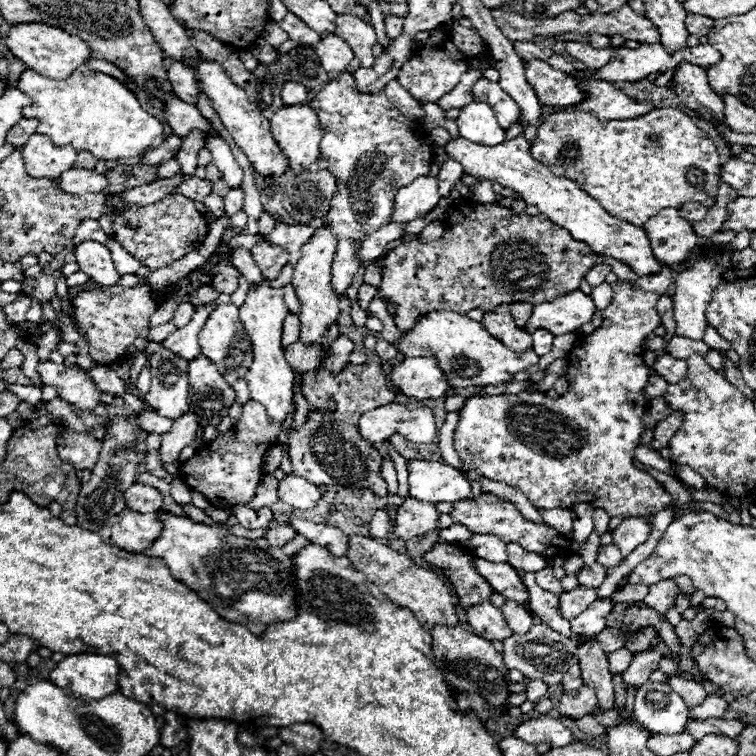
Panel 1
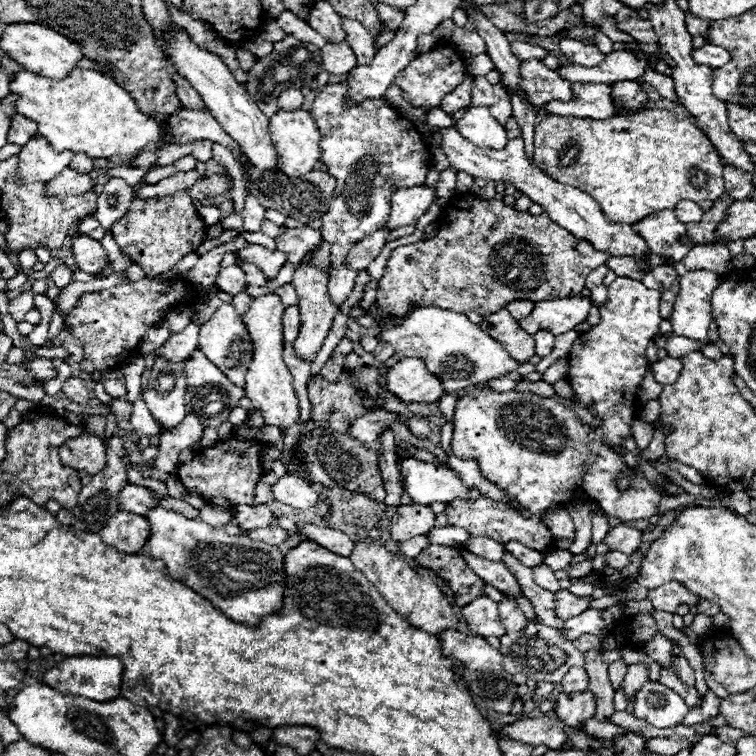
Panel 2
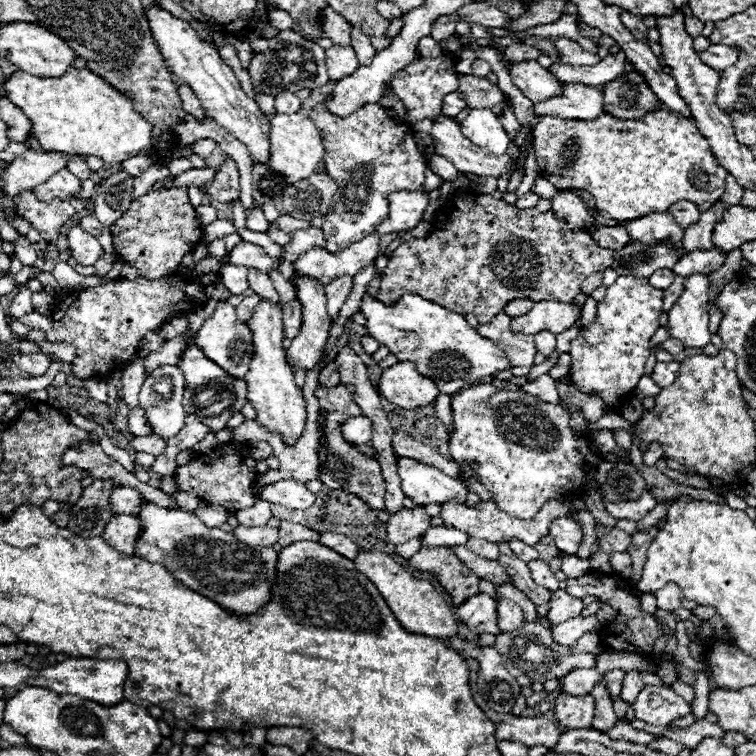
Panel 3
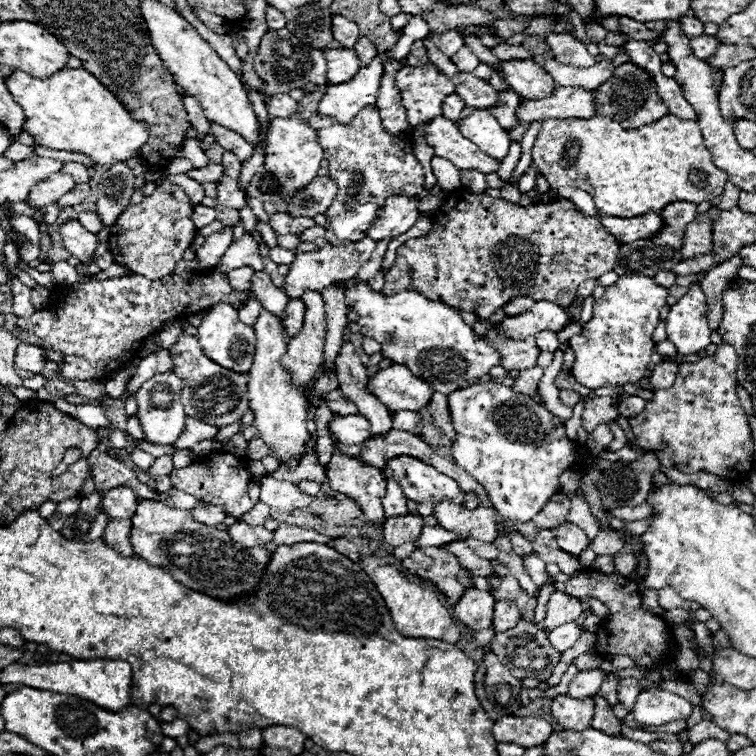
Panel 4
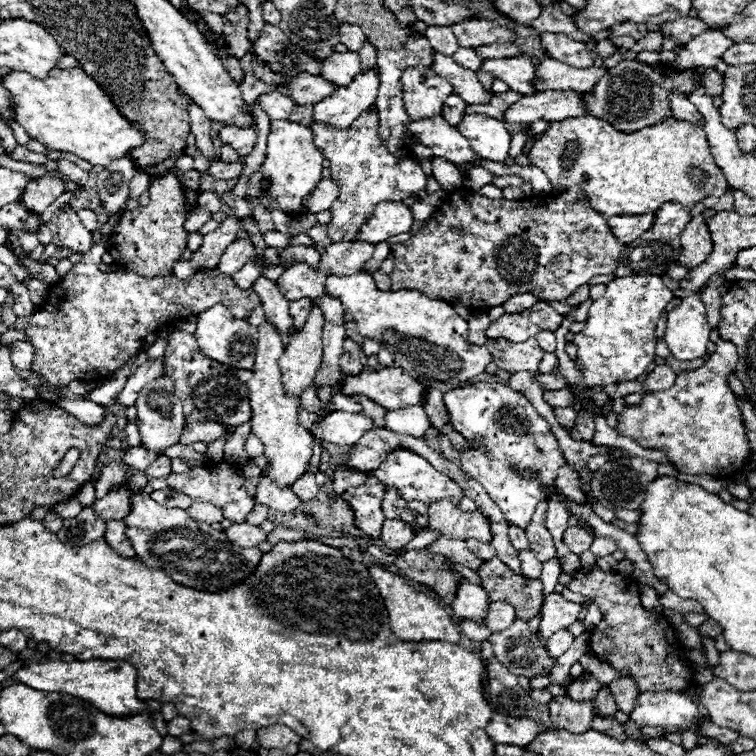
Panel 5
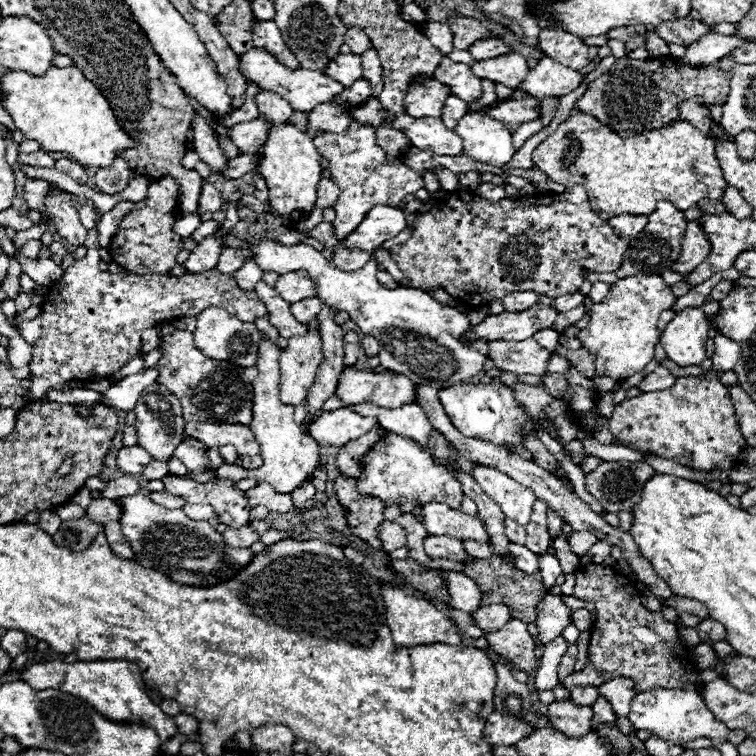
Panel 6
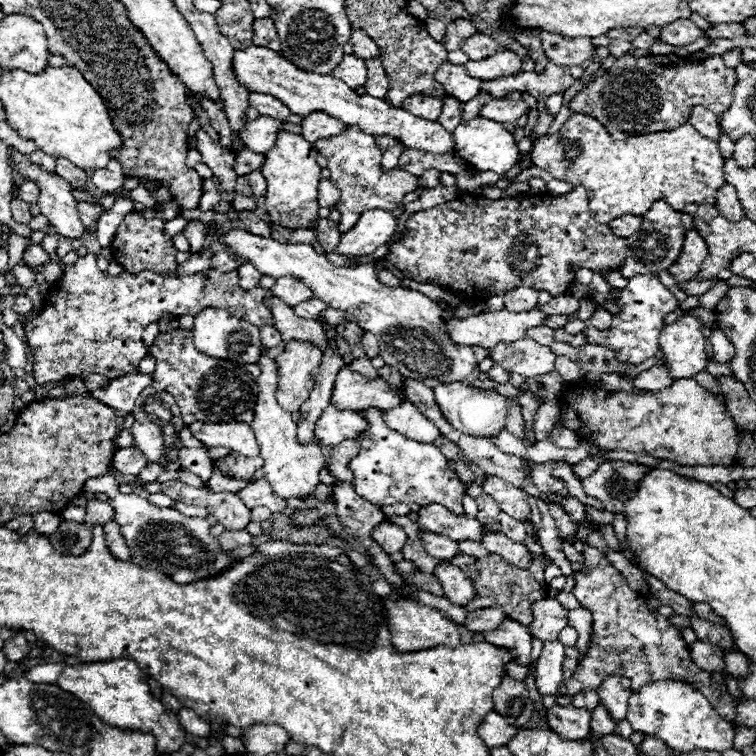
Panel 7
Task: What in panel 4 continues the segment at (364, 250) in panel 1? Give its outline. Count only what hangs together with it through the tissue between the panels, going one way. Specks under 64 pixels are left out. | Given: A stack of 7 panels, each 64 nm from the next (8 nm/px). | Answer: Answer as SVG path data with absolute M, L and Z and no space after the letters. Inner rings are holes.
M362 238L358 244L340 244L340 246L322 246L318 252L300 252L296 260L290 264L290 272L284 276L284 294L290 300L302 298L306 290L318 290L322 292L336 280L348 280L358 274L358 268L366 264L374 252L374 240Z

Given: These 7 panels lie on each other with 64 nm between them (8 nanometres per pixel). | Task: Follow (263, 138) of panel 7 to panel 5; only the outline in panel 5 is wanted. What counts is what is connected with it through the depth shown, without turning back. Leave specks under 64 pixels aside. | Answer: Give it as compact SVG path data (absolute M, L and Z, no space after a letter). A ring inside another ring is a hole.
M252 124L250 128L238 128L238 126L226 126L218 132L220 140L224 144L230 144L240 156L248 156L256 144L256 136L258 136L258 128L256 124Z

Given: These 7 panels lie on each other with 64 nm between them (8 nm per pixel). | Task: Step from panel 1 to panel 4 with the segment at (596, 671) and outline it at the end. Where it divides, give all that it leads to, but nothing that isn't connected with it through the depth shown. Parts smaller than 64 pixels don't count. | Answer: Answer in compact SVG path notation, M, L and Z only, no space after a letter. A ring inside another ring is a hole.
M596 694L594 702L596 702L596 712L594 712L594 718L592 718L592 728L606 732L606 734L612 734L612 736L620 734L622 720L618 720L612 714L612 708L606 704L606 700L600 694Z

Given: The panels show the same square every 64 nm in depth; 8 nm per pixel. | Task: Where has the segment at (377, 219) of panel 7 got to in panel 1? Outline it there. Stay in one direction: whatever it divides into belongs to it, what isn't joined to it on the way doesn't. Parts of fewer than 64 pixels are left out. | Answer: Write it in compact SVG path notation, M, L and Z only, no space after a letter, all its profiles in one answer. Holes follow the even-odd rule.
M418 178L410 186L404 186L394 196L394 212L392 222L406 224L422 214L430 212L440 202L438 180L436 178Z

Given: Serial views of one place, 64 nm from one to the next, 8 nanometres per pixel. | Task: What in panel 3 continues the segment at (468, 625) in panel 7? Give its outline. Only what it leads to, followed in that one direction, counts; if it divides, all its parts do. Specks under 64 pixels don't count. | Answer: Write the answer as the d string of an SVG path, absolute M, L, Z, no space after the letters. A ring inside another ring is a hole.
M502 598L498 600L496 608L498 608L498 628L502 632L512 632L524 624L524 614L516 602Z

